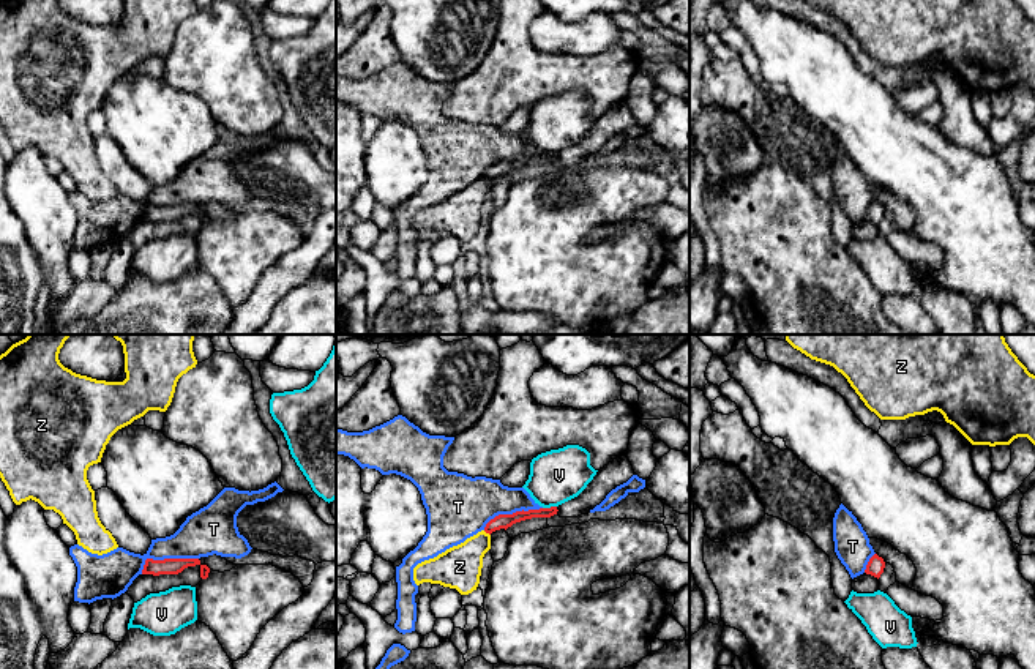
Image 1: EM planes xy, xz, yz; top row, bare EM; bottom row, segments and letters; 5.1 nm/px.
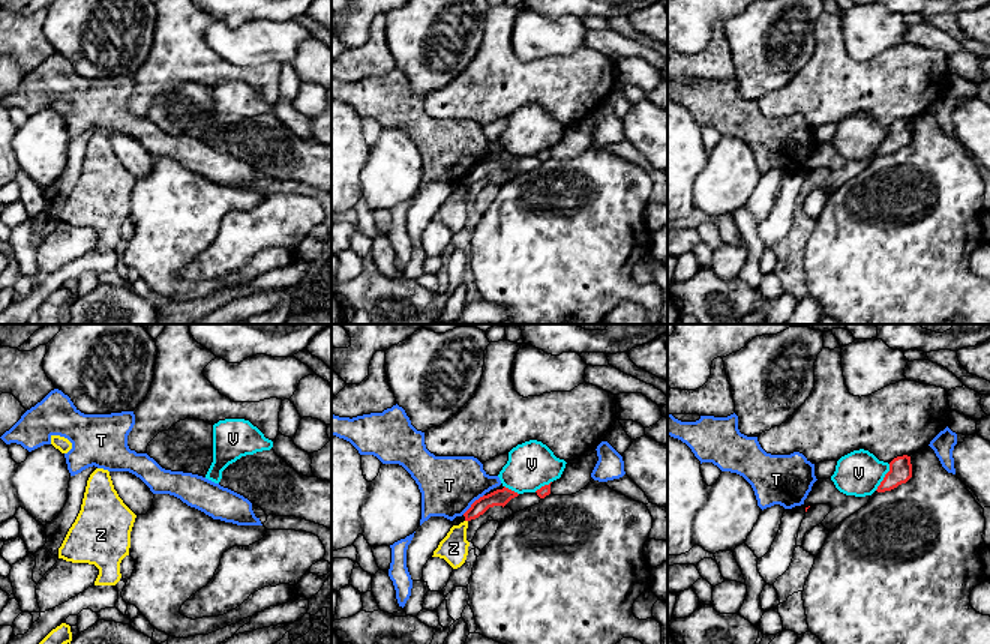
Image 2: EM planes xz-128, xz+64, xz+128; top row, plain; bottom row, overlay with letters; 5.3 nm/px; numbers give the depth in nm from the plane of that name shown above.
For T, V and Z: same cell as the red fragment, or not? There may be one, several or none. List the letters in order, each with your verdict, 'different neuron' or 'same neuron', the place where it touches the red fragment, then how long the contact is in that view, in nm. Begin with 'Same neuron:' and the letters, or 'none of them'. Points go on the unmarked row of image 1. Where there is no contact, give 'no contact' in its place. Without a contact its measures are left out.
Same neuron: none of them
T: different neuron; contact xy (164, 205); length 300 nm
V: different neuron; contact xz (551, 153); length 70 nm
Z: different neuron; contact xz (486, 179); length 50 nm

